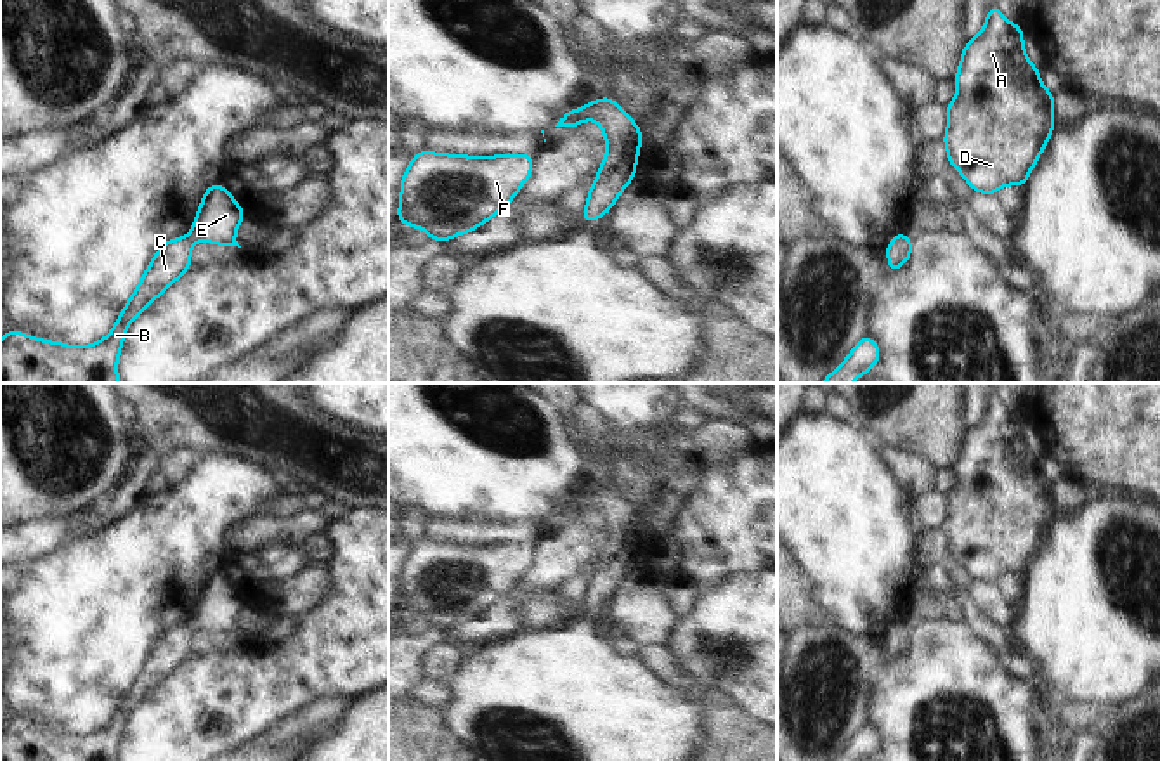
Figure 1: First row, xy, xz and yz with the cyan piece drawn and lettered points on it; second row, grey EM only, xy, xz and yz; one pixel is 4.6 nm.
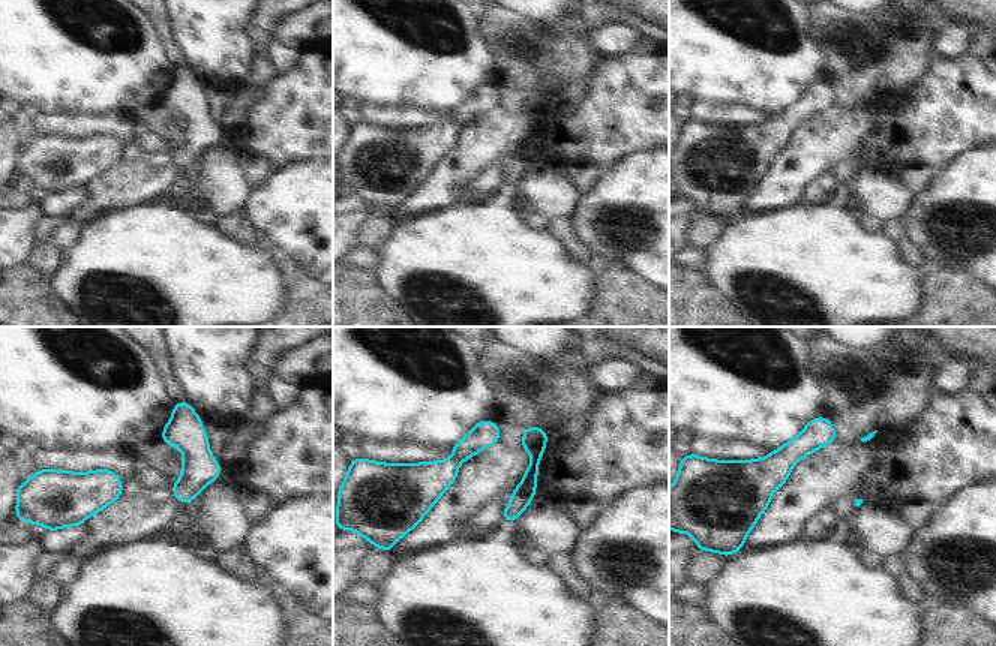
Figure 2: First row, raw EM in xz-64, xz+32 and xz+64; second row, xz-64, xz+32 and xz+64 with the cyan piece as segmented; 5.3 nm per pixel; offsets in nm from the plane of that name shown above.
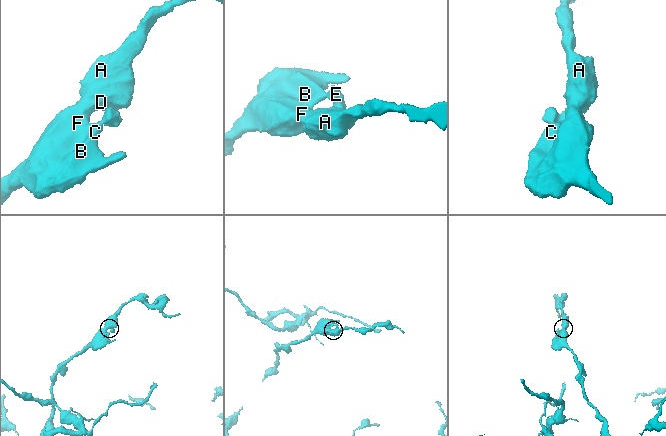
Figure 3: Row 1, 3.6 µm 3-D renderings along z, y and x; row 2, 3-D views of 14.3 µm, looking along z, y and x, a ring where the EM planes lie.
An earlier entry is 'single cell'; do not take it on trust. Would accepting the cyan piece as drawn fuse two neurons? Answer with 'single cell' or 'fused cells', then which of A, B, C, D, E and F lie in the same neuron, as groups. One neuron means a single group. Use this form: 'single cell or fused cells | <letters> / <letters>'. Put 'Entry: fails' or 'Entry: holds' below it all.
fused cells | A B C D F / E
Entry: fails

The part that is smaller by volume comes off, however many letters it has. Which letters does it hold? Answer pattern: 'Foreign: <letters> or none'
Foreign: E

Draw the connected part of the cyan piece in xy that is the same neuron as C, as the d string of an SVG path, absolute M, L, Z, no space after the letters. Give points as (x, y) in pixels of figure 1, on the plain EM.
M189 626L163 631L111 721L87 735L5 719L0 730L0 761L118 761L118 745L130 711L186 659L191 657Z

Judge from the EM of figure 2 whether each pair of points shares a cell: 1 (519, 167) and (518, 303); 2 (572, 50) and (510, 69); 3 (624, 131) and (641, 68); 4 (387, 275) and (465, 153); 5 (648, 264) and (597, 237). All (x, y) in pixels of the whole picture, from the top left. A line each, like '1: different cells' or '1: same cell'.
1: same cell
2: same cell
3: same cell
4: different cells
5: same cell

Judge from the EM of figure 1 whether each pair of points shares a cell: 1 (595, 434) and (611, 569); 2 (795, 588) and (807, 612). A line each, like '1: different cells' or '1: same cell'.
1: different cells
2: same cell

